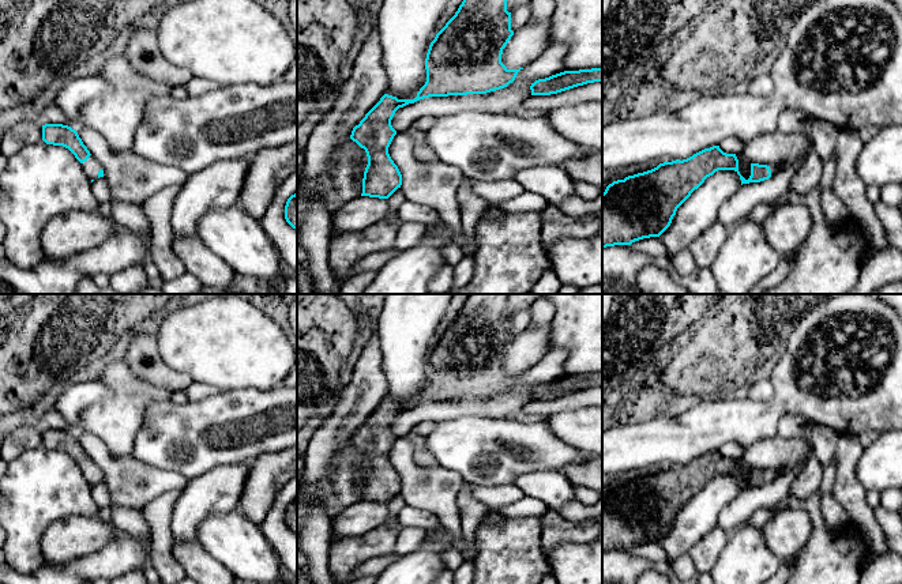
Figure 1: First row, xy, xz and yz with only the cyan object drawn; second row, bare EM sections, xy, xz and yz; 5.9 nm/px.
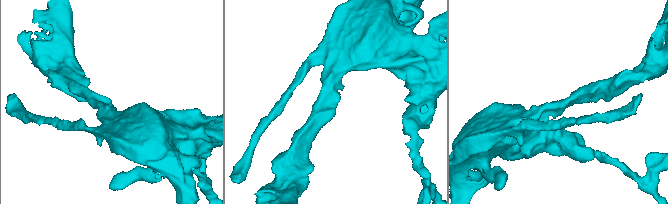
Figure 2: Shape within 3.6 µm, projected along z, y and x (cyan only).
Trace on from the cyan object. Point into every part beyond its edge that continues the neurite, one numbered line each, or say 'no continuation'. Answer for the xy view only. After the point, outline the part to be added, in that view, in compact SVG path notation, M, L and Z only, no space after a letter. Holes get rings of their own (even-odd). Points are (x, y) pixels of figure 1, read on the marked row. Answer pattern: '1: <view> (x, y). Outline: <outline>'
1: xy (91, 168). Outline: M90 155L89 159L82 163L82 166L83 166L86 176L90 180L98 178L98 172L102 169L93 155Z

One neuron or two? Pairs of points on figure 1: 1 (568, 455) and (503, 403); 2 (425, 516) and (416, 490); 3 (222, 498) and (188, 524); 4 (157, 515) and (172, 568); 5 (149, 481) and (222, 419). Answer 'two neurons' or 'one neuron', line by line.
1: two neurons
2: two neurons
3: one neuron
4: one neuron
5: two neurons

